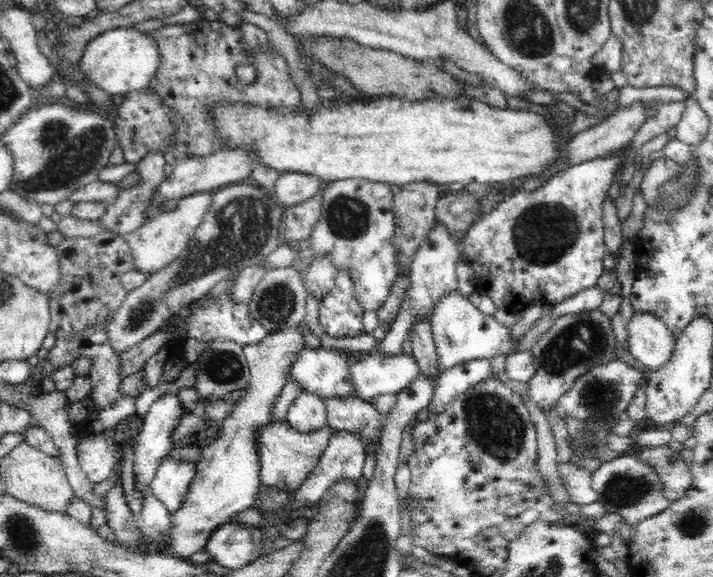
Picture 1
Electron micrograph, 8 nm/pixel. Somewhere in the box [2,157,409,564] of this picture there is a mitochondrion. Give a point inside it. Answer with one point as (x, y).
(244, 226)

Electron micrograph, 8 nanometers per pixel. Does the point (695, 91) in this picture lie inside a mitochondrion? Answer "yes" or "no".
no

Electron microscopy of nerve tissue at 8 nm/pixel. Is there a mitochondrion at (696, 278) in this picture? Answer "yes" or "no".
no

